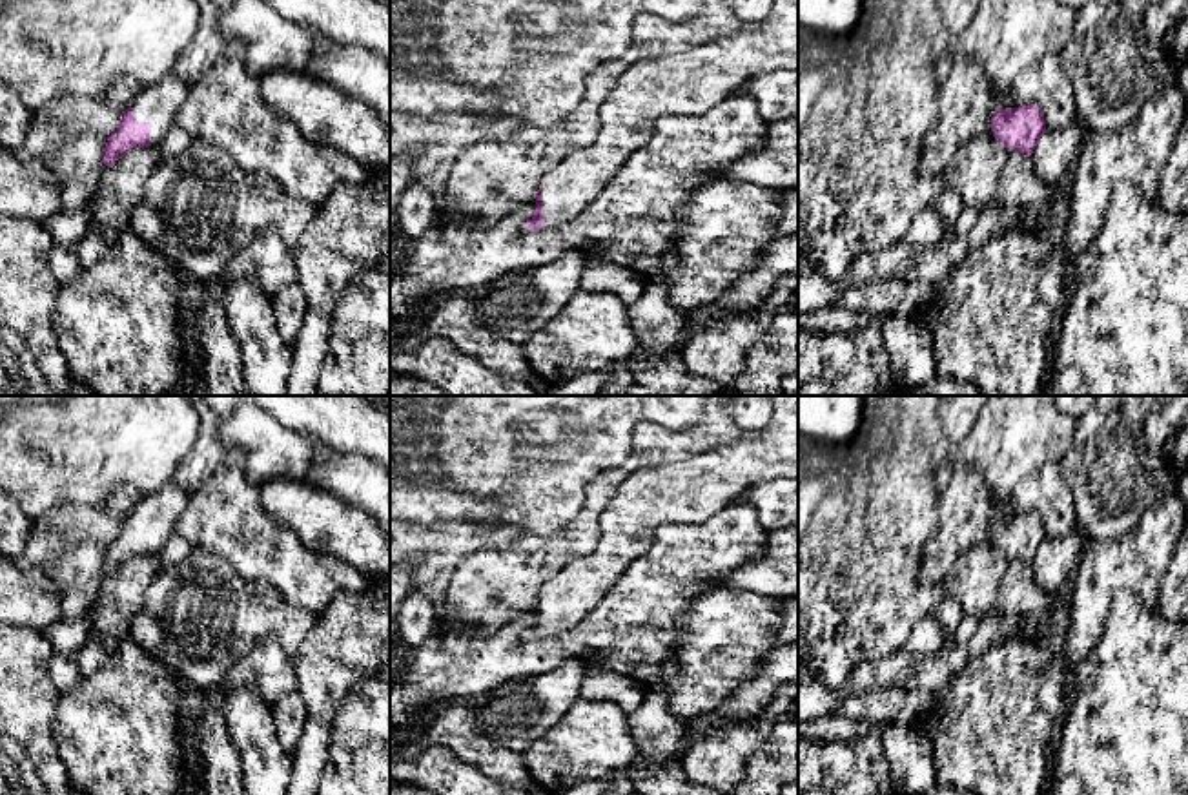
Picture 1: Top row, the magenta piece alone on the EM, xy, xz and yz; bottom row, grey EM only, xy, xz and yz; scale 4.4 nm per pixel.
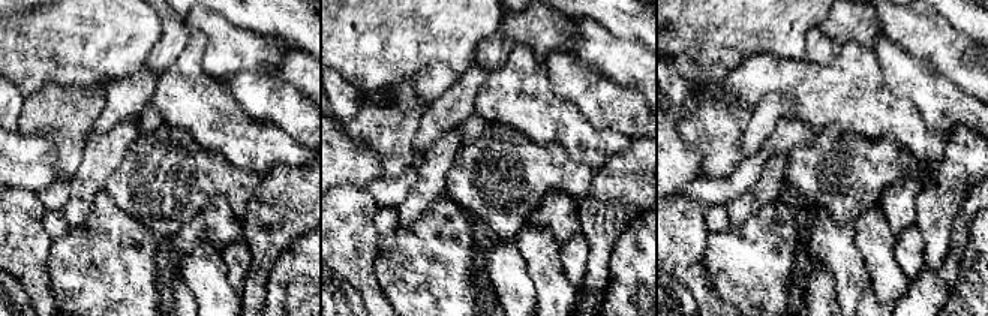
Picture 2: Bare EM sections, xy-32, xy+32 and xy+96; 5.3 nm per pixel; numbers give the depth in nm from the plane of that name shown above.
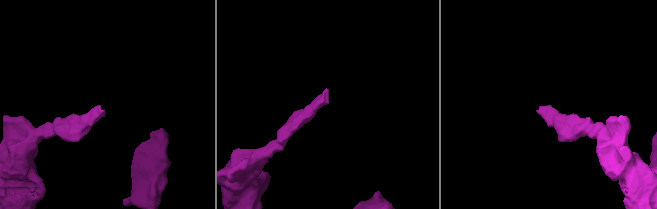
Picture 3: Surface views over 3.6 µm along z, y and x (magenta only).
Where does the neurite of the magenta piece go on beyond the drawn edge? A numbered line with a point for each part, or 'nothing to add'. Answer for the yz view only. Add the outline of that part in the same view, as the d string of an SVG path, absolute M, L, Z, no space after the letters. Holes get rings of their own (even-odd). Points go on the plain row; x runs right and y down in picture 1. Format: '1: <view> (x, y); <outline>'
1: yz (999, 507); M997 501L993 503L993 516L1019 516L1022 514L1013 501Z

